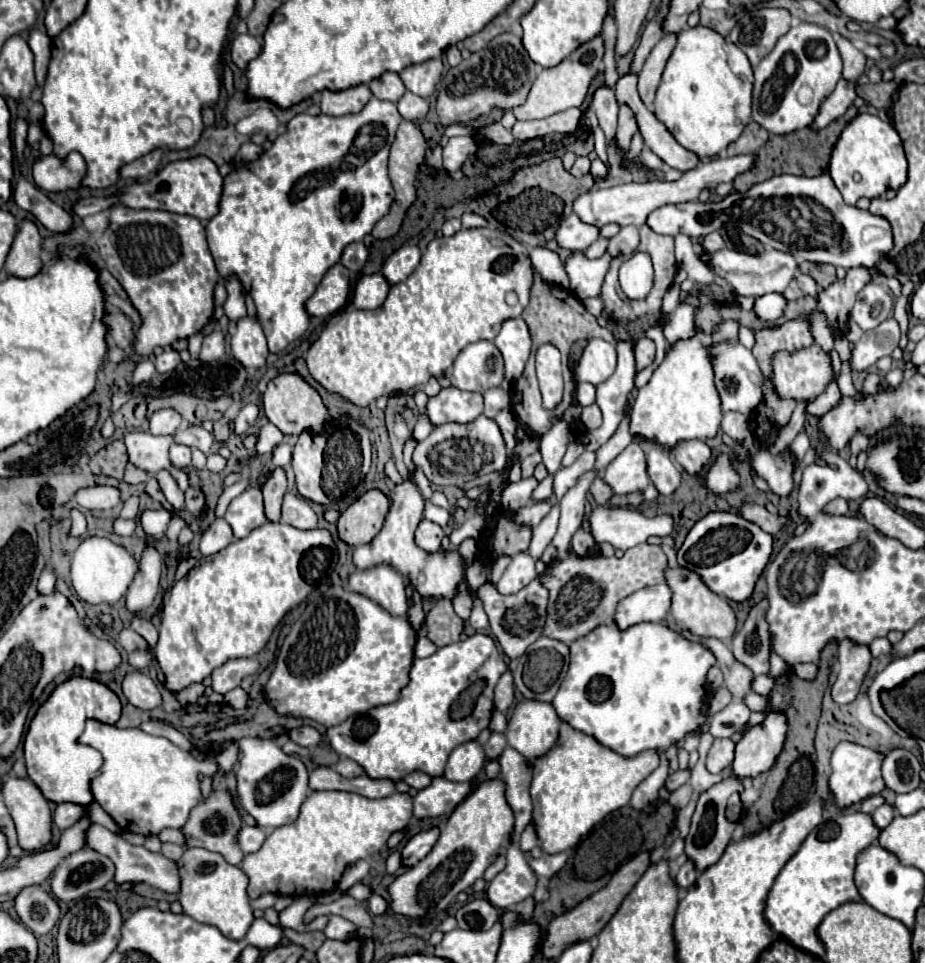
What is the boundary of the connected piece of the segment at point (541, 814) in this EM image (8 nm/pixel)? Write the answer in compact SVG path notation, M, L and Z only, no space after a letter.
M561 722L555 746L533 762L533 828L543 852L559 854L573 848L607 814L629 804L633 790L659 766L657 752L623 758L591 736Z

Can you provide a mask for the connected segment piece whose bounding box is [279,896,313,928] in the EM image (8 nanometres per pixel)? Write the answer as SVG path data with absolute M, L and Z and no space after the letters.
M301 896L301 898L295 898L295 902L285 908L283 912L279 912L279 920L281 920L281 926L285 928L291 928L291 926L301 926L301 918L305 914L305 910L313 904L313 900L309 896Z

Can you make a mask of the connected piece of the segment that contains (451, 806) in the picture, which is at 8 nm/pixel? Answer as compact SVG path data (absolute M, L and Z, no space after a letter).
M433 778L431 786L413 798L413 814L417 818L437 818L451 814L469 796L471 788L473 780L451 782L445 778Z

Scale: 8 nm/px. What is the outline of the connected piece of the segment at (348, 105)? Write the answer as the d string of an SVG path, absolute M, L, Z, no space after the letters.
M359 84L347 88L345 92L321 92L321 112L327 116L347 116L357 114L369 102L371 92L367 86Z

